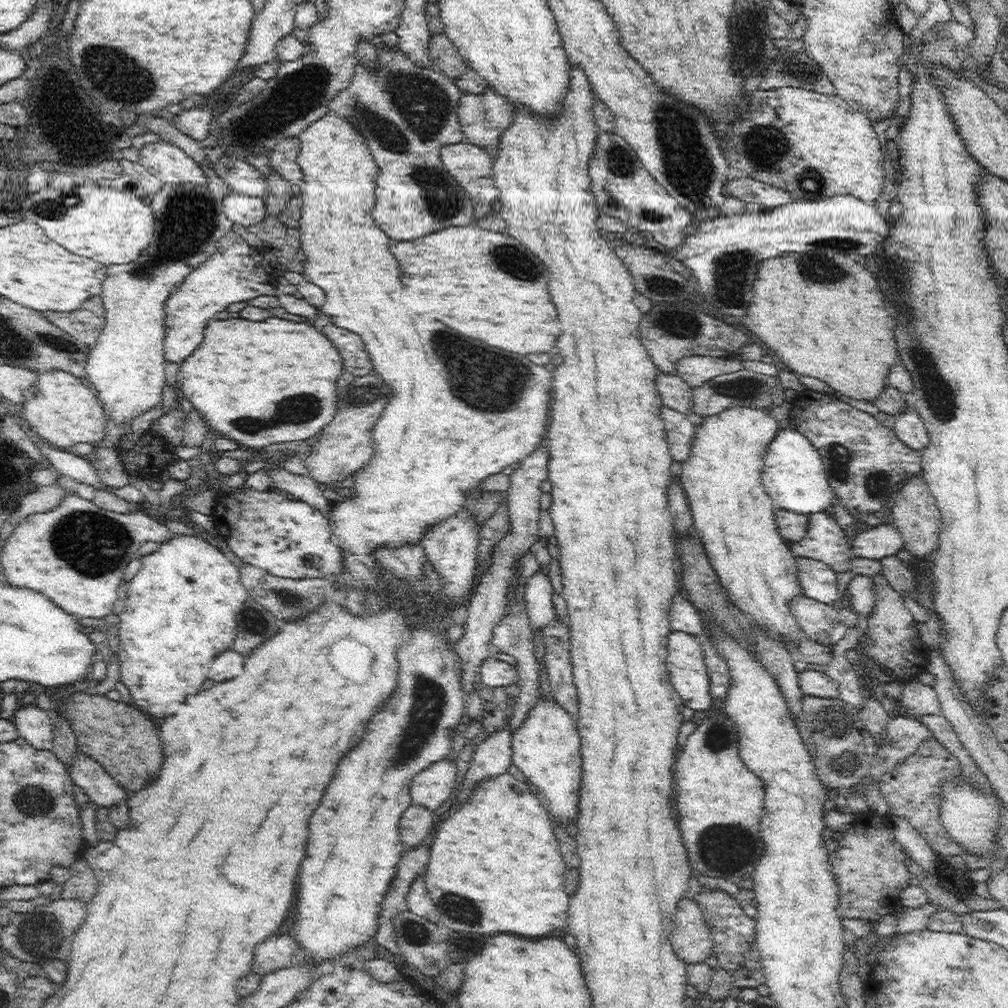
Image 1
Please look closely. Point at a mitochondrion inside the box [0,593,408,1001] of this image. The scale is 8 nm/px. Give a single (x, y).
(37, 936)

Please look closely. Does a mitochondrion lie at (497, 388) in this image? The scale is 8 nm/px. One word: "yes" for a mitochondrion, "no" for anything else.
yes

